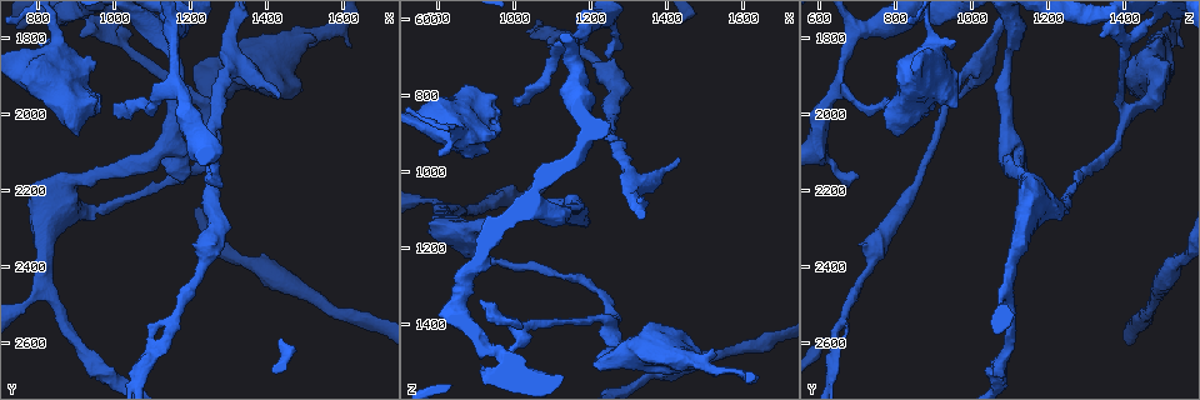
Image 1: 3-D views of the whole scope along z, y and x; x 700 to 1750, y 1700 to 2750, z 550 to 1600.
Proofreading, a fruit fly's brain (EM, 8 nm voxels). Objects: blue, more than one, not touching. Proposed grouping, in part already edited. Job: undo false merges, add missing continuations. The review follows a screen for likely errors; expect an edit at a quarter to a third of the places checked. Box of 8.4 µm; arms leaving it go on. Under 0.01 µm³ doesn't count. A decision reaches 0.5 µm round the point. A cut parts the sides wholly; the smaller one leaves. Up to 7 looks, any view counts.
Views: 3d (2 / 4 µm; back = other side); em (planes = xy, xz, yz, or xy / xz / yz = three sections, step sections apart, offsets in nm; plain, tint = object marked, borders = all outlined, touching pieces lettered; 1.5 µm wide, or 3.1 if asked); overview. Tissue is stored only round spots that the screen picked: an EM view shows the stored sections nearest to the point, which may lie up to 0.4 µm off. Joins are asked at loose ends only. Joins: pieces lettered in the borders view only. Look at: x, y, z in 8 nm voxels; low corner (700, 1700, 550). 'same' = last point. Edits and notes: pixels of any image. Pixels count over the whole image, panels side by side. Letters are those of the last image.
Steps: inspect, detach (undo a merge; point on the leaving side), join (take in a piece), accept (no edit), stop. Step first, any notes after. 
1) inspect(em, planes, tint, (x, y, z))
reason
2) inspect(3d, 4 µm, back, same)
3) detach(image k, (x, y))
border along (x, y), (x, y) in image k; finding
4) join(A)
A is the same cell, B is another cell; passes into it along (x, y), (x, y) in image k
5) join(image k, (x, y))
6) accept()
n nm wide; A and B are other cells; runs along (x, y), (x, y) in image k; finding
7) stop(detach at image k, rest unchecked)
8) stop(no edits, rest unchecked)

inspect(em, planes, tint, (1435, 1950, 970))
an open end

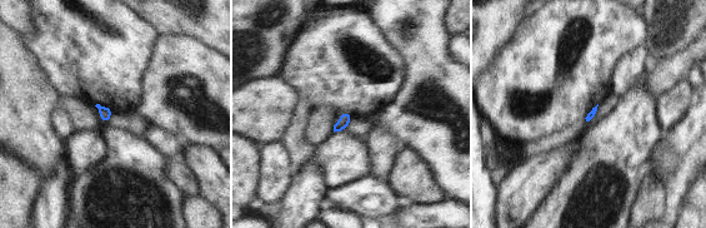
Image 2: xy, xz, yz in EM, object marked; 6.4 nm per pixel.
inspect(em, planes, borders, same)
what lies round it

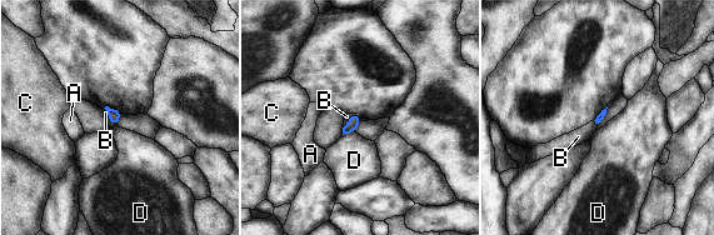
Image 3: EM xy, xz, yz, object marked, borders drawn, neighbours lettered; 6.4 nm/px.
join(B)
B is the same cell, A, C and D are other cells; passes into it along (600, 116), (595, 123), (578, 136) in image 3; it goes on there

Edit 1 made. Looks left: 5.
inspect(em, planes, borders, (1485, 1815, 1495))
sudden change in width

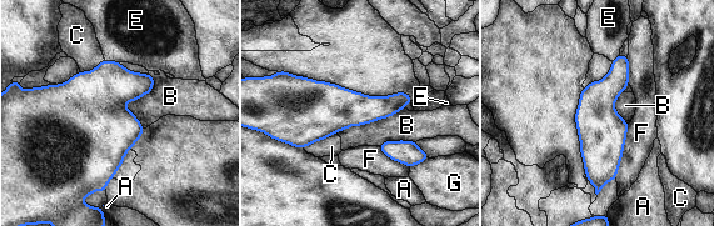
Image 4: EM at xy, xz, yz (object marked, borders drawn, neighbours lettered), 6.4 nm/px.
accept()
A, B, C, E, F and G are other cells; runs along (622, 58), (600, 96), (598, 186) in image 4; one neuron here

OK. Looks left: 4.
inspect(em, planes, borders, (1000, 1985, 810))
branch stops here

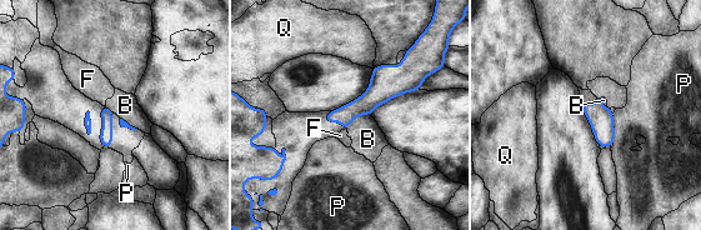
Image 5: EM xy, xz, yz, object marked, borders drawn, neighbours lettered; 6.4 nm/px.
accept()
B, F, P and Q are other cells; border along (595, 95), (604, 96) in image 5; no lettered piece goes on from it

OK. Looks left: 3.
stop(join at image 3, rest unchecked)

